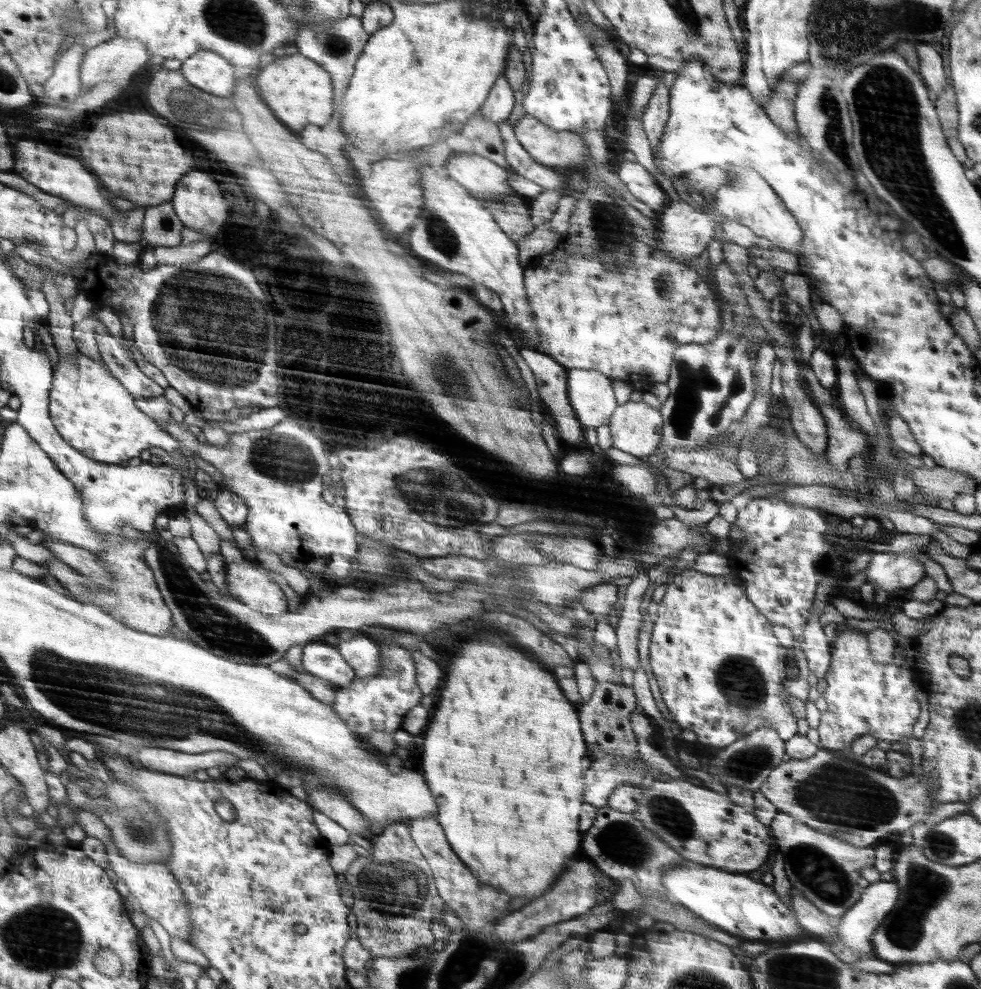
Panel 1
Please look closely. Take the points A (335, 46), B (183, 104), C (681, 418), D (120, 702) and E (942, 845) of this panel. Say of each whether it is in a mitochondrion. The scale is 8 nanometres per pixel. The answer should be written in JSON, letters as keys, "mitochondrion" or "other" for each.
{"A":"mitochondrion","B":"mitochondrion","C":"mitochondrion","D":"mitochondrion","E":"mitochondrion"}

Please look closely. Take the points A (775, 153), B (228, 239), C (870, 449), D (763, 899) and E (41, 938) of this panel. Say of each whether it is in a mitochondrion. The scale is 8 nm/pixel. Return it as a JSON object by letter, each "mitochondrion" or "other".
{"A":"other","B":"other","C":"other","D":"other","E":"mitochondrion"}

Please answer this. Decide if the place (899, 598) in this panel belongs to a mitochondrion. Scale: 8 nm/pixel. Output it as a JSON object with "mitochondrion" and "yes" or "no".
{"mitochondrion":"no"}

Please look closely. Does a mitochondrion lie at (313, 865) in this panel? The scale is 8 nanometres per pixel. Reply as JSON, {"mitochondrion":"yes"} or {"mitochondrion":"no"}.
{"mitochondrion":"no"}

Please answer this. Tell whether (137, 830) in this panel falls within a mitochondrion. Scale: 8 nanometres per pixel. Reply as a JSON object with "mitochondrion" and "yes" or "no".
{"mitochondrion":"yes"}

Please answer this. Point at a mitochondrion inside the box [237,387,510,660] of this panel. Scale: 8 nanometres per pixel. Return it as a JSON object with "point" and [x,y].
{"point":[448,510]}

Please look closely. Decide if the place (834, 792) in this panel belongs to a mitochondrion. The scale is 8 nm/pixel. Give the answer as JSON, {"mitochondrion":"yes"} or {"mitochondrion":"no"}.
{"mitochondrion":"yes"}

